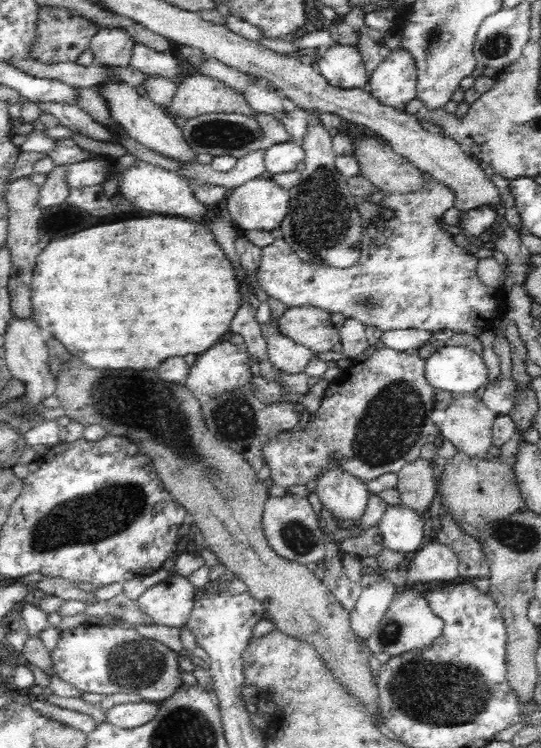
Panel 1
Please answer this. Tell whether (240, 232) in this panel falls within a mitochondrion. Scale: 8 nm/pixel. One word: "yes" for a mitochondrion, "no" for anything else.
no

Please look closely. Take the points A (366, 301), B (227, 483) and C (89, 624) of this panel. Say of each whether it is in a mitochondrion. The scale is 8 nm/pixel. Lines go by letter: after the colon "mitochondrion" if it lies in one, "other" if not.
A: mitochondrion
B: mitochondrion
C: other

